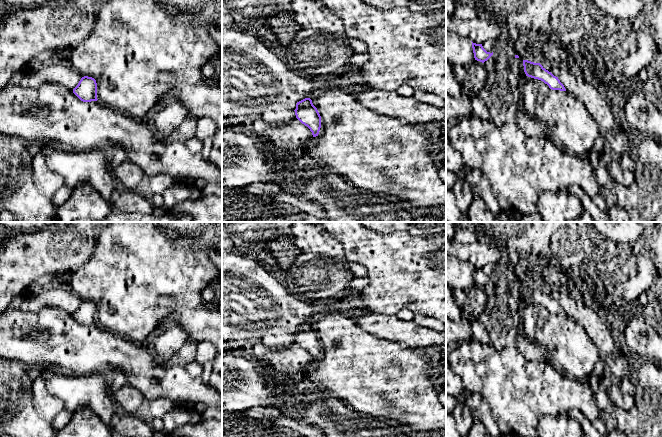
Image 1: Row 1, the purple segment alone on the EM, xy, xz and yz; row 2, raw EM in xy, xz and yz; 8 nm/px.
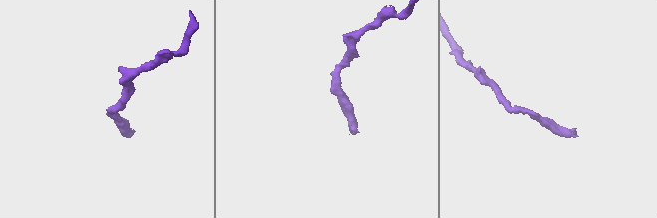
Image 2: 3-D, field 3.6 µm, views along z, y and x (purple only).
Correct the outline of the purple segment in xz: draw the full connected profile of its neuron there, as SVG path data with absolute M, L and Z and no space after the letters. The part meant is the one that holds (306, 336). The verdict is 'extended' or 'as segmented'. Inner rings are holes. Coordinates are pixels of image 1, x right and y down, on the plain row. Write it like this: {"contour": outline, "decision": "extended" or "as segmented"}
{"contour": "M305 322L296 328L296 342L312 356L313 361L318 360L321 352L321 340L310 322Z", "decision": "as segmented"}

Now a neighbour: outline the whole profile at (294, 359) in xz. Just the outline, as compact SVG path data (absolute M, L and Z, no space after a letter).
M294 342L288 348L270 349L263 344L255 343L249 347L248 354L259 366L269 369L272 374L304 373L313 361L310 353Z

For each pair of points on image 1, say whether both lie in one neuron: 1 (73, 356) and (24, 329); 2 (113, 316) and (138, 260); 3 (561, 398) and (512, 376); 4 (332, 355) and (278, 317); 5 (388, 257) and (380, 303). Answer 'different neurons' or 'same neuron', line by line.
1: same neuron
2: same neuron
3: same neuron
4: different neurons
5: same neuron

